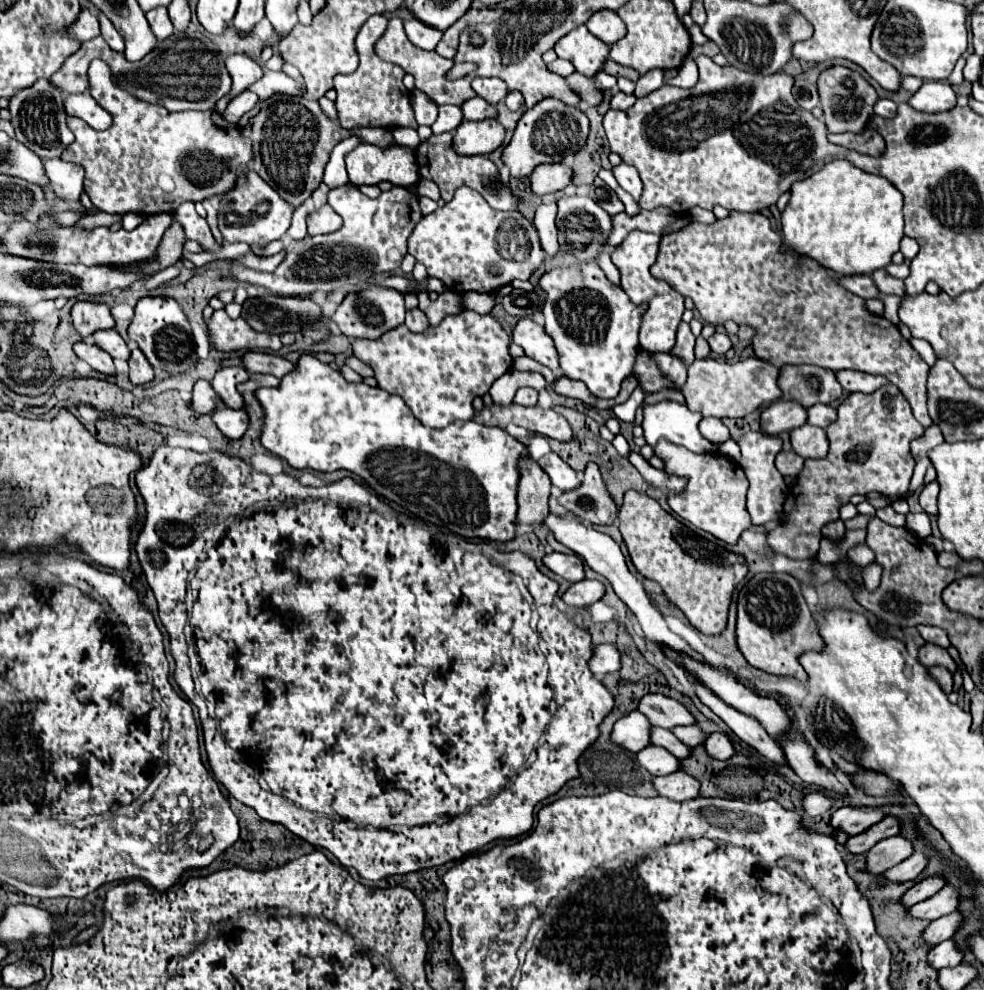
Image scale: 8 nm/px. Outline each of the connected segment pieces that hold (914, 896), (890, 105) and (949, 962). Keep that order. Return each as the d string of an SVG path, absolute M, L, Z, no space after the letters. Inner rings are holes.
M941 875L925 877L923 881L915 883L915 885L903 895L903 901L901 901L901 903L905 903L907 907L913 907L915 903L925 901L927 897L935 895L939 889L943 889L943 885L945 885L945 877L941 877Z
M879 99L875 103L875 115L879 115L879 117L889 119L895 115L895 111L897 111L897 105L891 99Z
M947 939L939 945L935 945L929 951L929 963L935 969L943 969L943 967L955 967L963 961L963 949L959 949L959 945L953 939Z

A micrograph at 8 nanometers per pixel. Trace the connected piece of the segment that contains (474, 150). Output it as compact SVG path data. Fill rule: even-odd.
M497 119L463 121L455 129L453 147L459 155L489 155L503 145L505 129Z

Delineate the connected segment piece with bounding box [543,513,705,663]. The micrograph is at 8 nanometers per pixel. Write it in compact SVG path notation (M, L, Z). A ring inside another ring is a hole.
M549 513L543 523L551 529L551 533L555 535L555 539L557 539L561 545L565 545L565 547L571 549L575 555L579 555L595 573L603 575L603 577L613 585L617 597L635 613L635 617L637 617L637 621L639 621L639 625L641 625L641 629L643 629L643 635L645 635L645 639L647 639L647 643L657 645L657 647L671 647L671 651L679 651L681 655L691 655L691 659L699 659L699 661L705 663L705 657L703 657L701 653L697 653L695 649L691 649L687 641L683 641L679 635L675 635L675 633L667 627L663 615L655 609L653 601L647 597L647 593L645 593L645 589L643 589L643 583L629 573L627 563L625 563L625 557L623 557L619 545L617 545L609 535L603 535L603 533L599 533L599 531L595 531L595 529L587 529L587 527L585 527L581 521L577 521L577 519L559 517L559 515L553 515L553 513Z

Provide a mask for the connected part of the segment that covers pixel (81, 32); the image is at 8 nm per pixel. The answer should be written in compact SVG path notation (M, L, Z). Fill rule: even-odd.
M83 9L79 13L79 19L69 27L69 31L71 31L71 35L75 35L75 39L89 41L89 39L93 39L93 37L99 35L99 21L93 15L93 11Z

